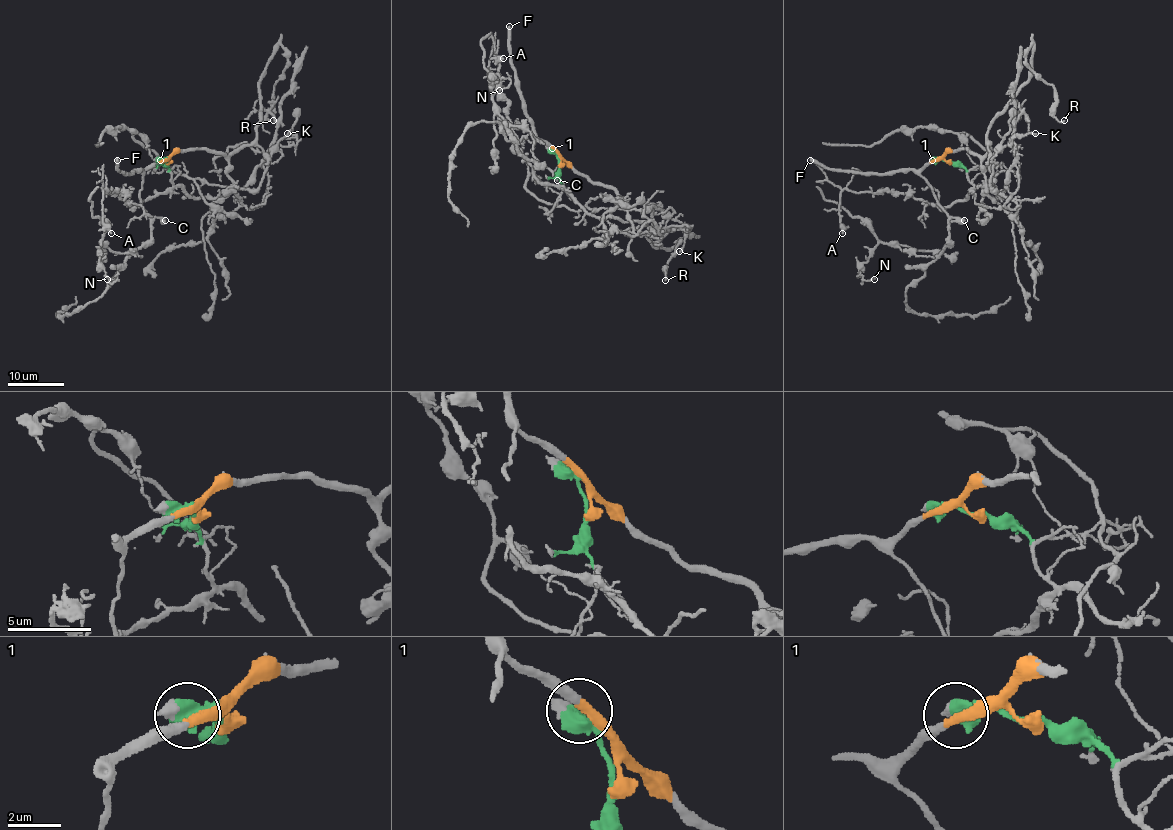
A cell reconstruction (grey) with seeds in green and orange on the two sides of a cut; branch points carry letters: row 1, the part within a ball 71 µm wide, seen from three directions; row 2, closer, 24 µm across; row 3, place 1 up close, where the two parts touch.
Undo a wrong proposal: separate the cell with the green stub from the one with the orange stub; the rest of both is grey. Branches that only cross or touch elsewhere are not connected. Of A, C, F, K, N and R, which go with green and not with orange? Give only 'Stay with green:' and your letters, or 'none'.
Stay with green: A, K, N

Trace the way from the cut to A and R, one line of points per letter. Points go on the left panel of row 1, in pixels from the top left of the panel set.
A: (168, 161), (172, 186), (149, 196), (138, 206), (128, 206), (116, 190), (104, 189), (101, 223), (111, 233)
R: (168, 161), (179, 151), (229, 155), (256, 137), (259, 81), (280, 44), (287, 64), (273, 89), (273, 120)

